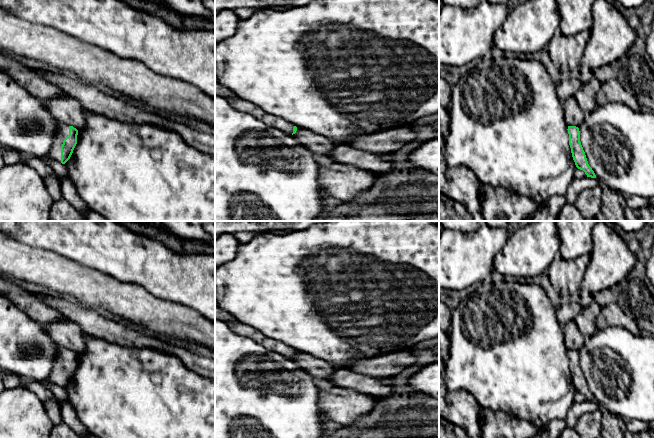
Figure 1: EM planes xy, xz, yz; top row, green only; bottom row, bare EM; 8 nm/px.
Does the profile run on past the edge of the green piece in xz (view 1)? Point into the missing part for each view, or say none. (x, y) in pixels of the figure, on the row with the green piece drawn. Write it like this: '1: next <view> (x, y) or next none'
1: next xz (239, 104)

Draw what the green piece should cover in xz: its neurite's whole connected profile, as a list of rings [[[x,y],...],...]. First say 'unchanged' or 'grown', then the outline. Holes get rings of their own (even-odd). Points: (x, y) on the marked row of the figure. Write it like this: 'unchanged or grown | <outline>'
grown | [[[241,98],[228,99],[228,102],[237,111],[248,113],[256,119],[259,119],[269,127],[281,130],[288,135],[293,135],[297,131],[297,127],[293,124],[287,122],[281,117],[277,117],[275,115],[270,115],[266,113],[260,107],[255,106],[253,103],[245,101]]]

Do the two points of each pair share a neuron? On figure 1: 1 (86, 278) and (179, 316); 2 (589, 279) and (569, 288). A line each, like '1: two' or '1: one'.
1: one
2: two

